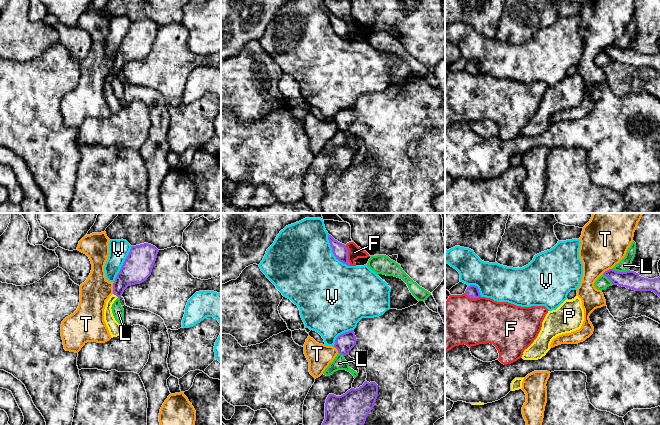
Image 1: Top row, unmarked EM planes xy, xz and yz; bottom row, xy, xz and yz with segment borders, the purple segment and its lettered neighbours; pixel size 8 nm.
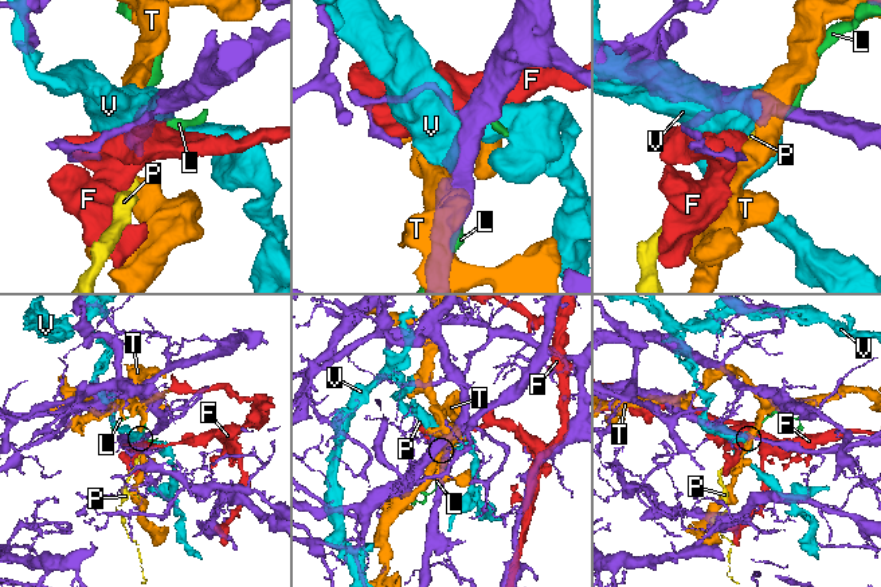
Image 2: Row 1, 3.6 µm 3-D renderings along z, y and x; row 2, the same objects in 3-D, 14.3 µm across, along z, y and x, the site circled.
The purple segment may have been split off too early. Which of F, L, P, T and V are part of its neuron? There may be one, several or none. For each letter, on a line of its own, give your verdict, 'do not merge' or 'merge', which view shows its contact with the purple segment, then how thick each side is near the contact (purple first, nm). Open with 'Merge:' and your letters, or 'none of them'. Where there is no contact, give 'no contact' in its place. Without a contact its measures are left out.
Merge: P
F: do not merge; meets purple in xz; 120 nm thick on the purple side, 110 nm on the other
L: do not merge; meets purple in yz; 140 nm thick on the purple side, 90 nm on the other
P: merge; meets purple in xy; 220 nm thick on the purple side, 90 nm on the other
T: do not merge; meets purple in xy; 220 nm thick on the purple side, 240 nm on the other
V: do not merge; meets purple in xz; 120 nm thick on the purple side, 500 nm on the other

